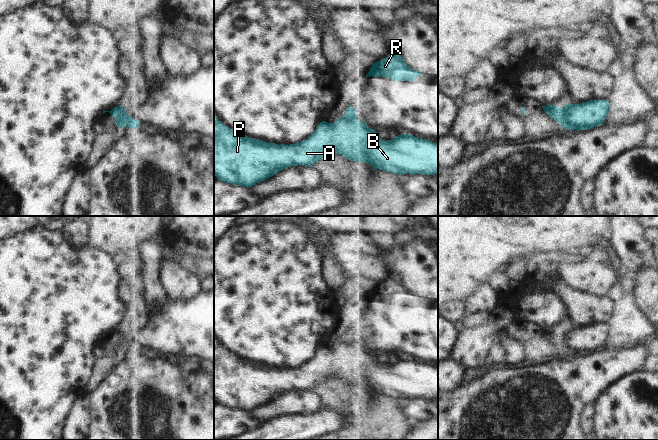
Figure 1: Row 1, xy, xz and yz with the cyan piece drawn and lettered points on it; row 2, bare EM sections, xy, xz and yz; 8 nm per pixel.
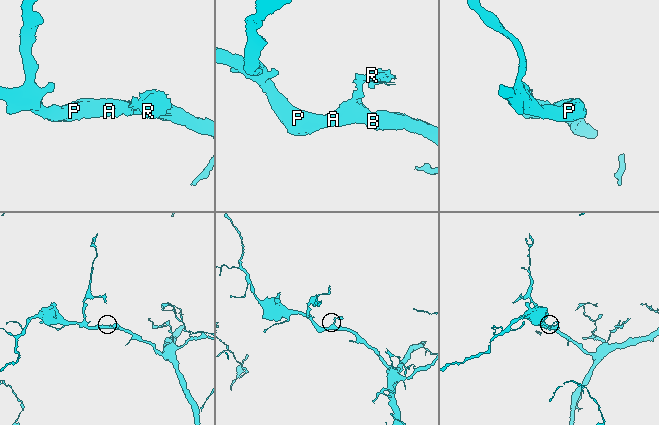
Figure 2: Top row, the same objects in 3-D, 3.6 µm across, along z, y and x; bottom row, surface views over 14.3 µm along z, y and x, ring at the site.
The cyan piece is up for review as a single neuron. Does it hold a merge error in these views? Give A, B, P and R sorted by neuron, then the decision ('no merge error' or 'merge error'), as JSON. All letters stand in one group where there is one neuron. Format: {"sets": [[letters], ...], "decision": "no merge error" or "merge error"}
{"sets": [["A", "B", "P"], ["R"]], "decision": "merge error"}

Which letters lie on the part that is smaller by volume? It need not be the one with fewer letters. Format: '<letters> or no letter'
R

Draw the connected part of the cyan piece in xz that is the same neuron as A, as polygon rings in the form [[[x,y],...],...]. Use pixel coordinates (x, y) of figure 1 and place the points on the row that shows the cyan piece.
[[[214,112],[214,176],[218,181],[251,187],[288,167],[311,167],[329,154],[340,154],[359,163],[367,162],[374,170],[379,169],[397,175],[438,173],[438,143],[410,134],[401,134],[392,140],[384,141],[365,121],[358,122],[351,117],[339,117],[335,123],[322,121],[307,139],[295,144],[279,145],[235,132],[221,123]]]

